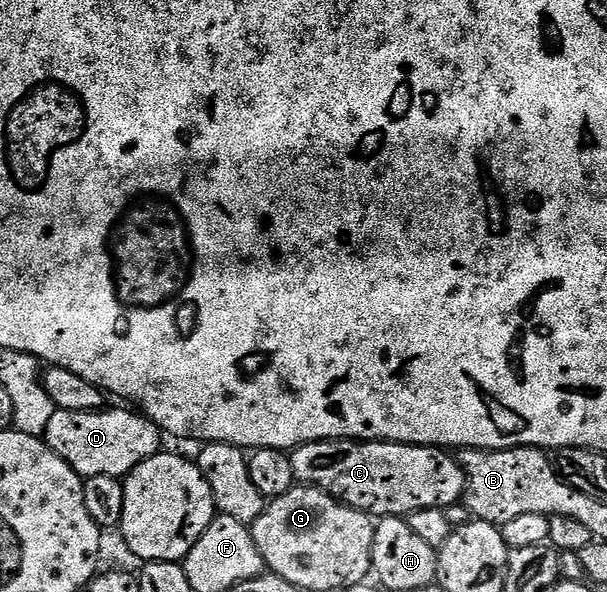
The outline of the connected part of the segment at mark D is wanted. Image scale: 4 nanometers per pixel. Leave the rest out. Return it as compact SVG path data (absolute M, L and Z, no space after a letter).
M56 409L49 421L49 429L45 436L47 447L53 449L53 453L57 453L57 457L64 459L83 479L101 477L102 475L126 477L132 469L141 465L141 461L160 454L159 438L161 438L161 432L152 419L135 409L127 409L131 411L107 410L61 411Z

